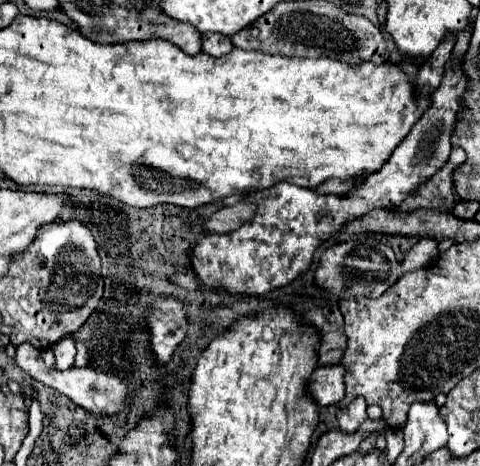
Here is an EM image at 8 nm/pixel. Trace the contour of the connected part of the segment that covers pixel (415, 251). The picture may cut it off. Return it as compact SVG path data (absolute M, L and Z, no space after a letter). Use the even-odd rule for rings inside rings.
M422 239L418 241L406 255L406 259L402 261L402 271L408 273L408 271L414 271L414 269L420 269L420 267L426 267L430 263L434 263L438 259L438 241L434 239Z

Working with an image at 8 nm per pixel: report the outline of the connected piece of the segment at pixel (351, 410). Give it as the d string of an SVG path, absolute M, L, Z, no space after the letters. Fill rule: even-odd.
M356 397L348 407L338 409L336 417L338 417L338 425L340 425L342 431L354 433L368 419L368 415L366 415L366 401L362 397Z

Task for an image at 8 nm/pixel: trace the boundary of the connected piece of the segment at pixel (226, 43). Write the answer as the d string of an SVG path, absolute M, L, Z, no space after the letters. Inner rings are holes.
M204 33L202 35L202 53L208 53L212 57L222 57L234 49L230 37L220 33Z

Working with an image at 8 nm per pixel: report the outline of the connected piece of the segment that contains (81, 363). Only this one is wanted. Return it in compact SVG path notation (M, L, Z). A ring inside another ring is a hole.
M77 341L76 349L77 349L77 354L75 357L76 361L74 362L73 366L76 368L88 366L91 356L87 348L85 347L84 343L82 341Z

